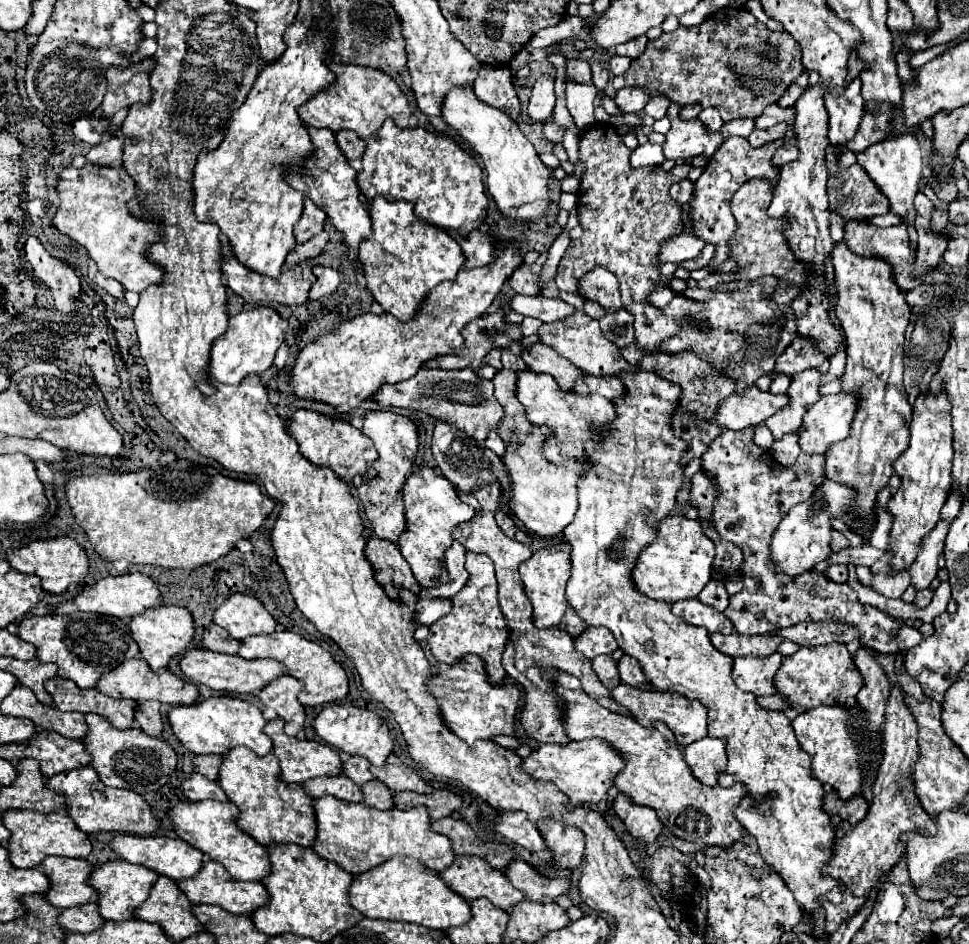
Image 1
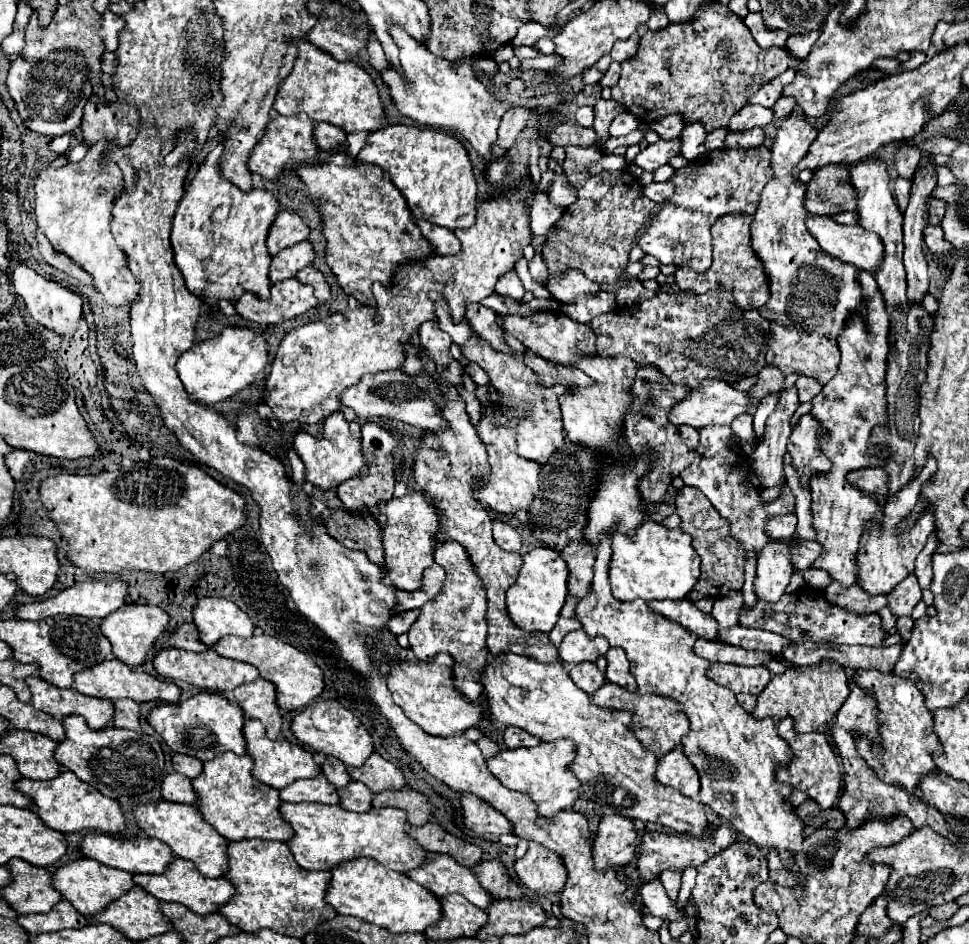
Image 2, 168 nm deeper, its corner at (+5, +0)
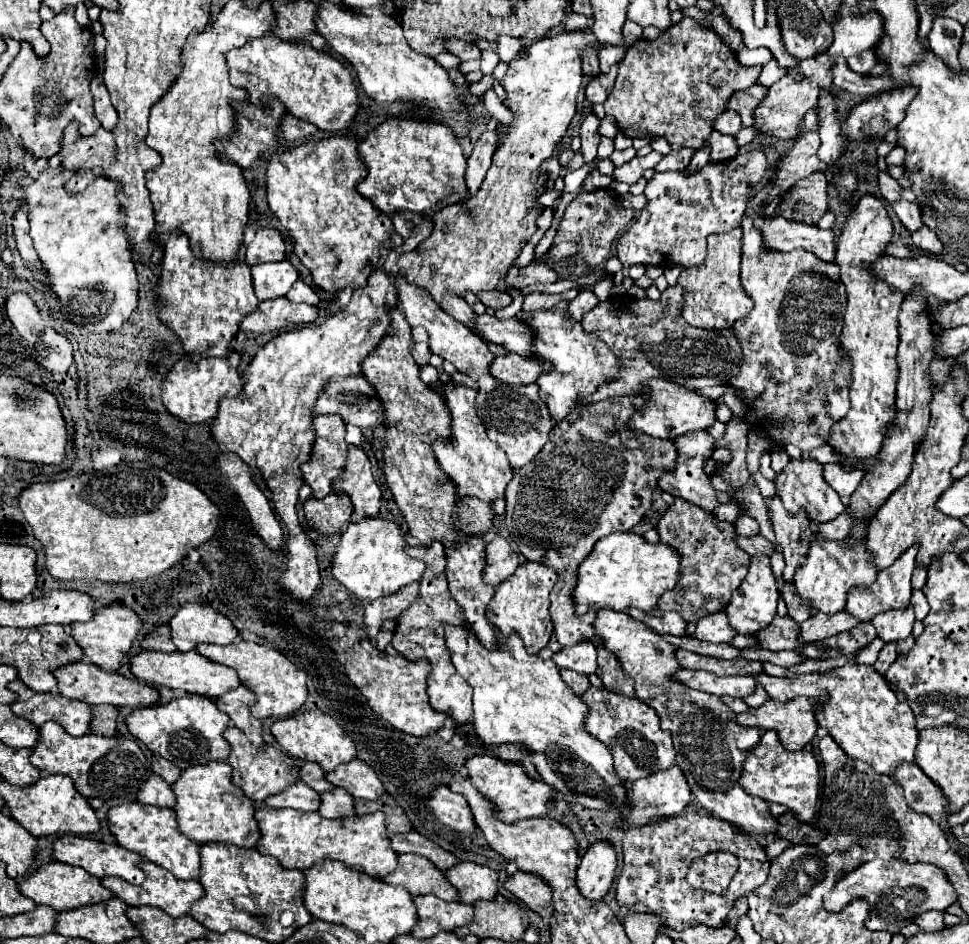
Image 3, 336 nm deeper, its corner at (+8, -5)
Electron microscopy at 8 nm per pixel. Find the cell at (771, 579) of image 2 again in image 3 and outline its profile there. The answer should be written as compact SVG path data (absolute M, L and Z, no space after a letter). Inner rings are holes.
M753 556L751 564L749 564L749 572L743 580L743 584L733 592L733 598L729 602L729 606L725 608L731 626L739 632L739 634L755 634L763 628L767 628L771 624L771 620L775 618L775 610L777 610L777 602L779 602L781 594L777 588L777 580L775 574L771 570L771 562L769 556Z

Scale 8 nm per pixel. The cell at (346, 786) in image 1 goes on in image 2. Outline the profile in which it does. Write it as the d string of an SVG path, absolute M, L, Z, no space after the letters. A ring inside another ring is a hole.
M312 777L312 779L300 779L294 781L292 785L284 787L280 791L280 799L282 801L314 801L314 803L338 803L336 797L336 787L328 781L324 781L324 777Z

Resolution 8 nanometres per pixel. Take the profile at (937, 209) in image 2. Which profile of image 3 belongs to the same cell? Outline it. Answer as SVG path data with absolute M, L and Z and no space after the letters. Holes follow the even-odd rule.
M899 200L899 202L893 202L891 206L893 206L897 218L905 224L905 228L909 232L915 232L921 228L921 224L923 224L921 222L921 208L917 204L911 204L907 200Z

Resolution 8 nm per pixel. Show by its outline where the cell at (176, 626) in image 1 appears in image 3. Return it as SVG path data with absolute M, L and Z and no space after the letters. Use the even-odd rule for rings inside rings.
M119 604L99 608L91 622L71 624L73 638L85 650L85 660L91 662L91 664L97 664L99 668L109 670L109 672L117 672L121 668L121 664L129 656L131 646L133 646L135 638L139 636L141 628L143 628L143 620L133 610L129 610L125 606L119 606Z

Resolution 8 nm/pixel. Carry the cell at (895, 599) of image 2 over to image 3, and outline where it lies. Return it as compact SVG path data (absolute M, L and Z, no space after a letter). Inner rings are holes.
M909 604L905 610L889 610L885 614L877 614L877 618L873 618L871 624L875 626L879 638L883 638L885 642L895 642L911 634L913 622L915 622L915 612L913 606Z

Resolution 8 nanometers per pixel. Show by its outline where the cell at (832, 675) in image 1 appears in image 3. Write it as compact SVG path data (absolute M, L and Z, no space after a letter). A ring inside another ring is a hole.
M767 700L759 708L737 714L737 724L775 730L787 750L801 750L813 740L819 728L815 720L817 708L819 700Z

